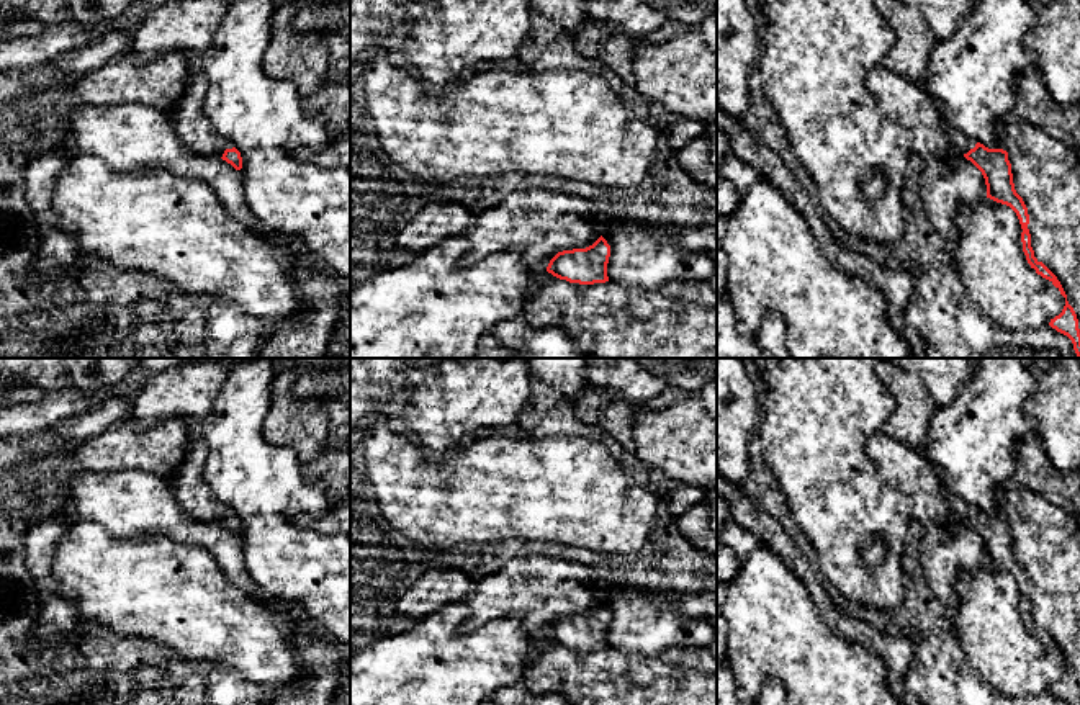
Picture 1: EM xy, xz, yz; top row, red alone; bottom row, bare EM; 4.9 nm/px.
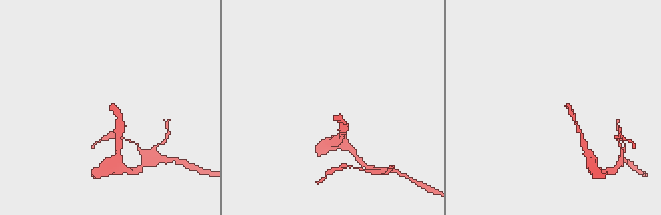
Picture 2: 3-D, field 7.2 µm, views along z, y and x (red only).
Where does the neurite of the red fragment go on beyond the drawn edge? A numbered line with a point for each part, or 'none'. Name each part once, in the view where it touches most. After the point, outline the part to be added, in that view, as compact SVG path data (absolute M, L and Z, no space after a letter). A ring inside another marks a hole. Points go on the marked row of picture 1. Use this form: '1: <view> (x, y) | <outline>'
1: xy (195, 131) | M183 52L191 70L188 87L169 113L178 141L193 154L223 157L234 144L223 137L211 124L205 111L208 80L201 69L200 52Z

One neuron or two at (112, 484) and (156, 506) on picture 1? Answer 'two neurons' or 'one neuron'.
one neuron

